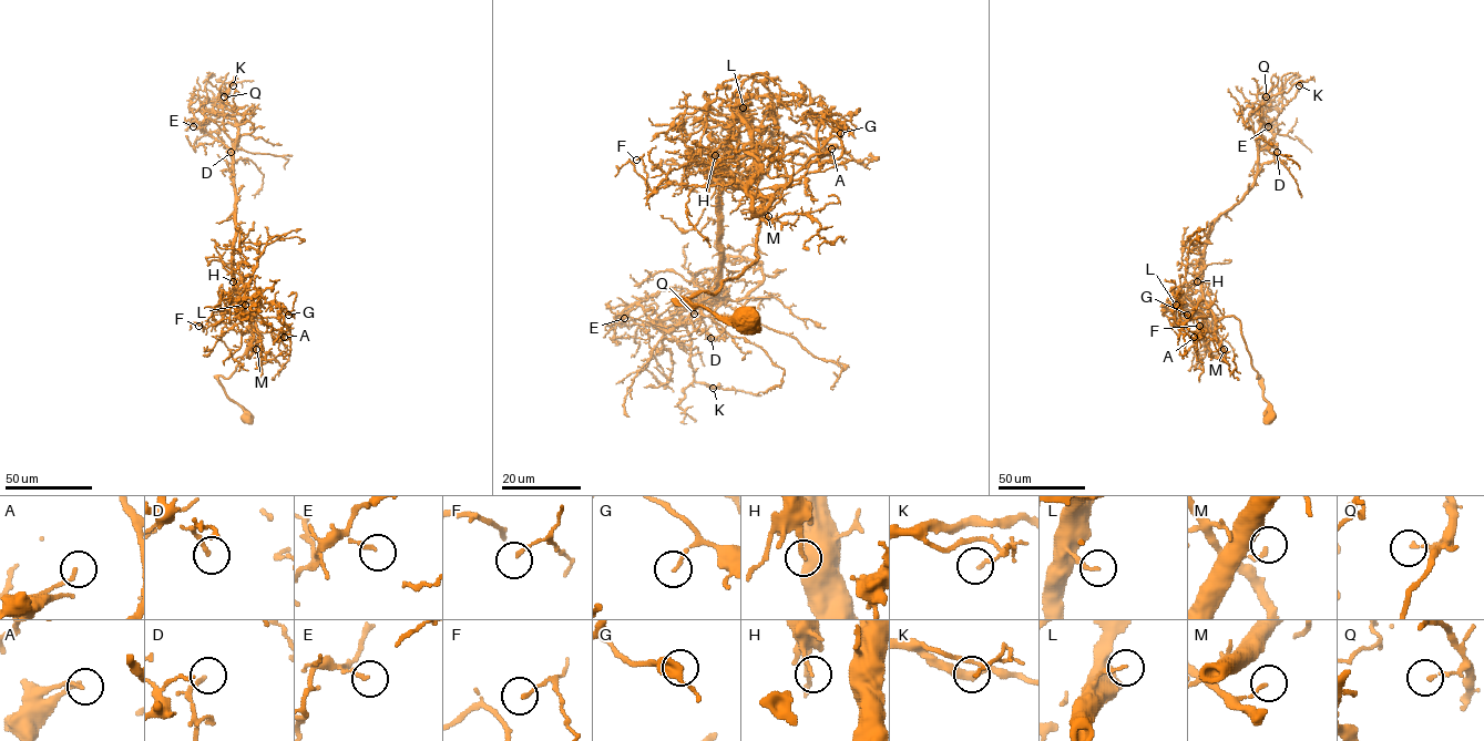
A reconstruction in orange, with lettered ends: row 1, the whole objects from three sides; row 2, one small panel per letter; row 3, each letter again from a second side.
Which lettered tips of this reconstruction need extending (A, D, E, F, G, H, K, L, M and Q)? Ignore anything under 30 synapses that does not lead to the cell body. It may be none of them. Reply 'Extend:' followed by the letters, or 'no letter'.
Extend: D

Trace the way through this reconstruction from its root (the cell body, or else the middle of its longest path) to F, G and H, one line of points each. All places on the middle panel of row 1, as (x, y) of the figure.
F: (749, 317), (681, 298), (714, 294), (758, 258), (770, 197), (729, 184), (646, 191), (636, 160)
G: (749, 317), (681, 298), (714, 294), (758, 258), (761, 201), (742, 179), (791, 176), (822, 122), (840, 133)
H: (749, 317), (681, 298), (758, 258), (740, 111), (738, 145), (715, 155)

